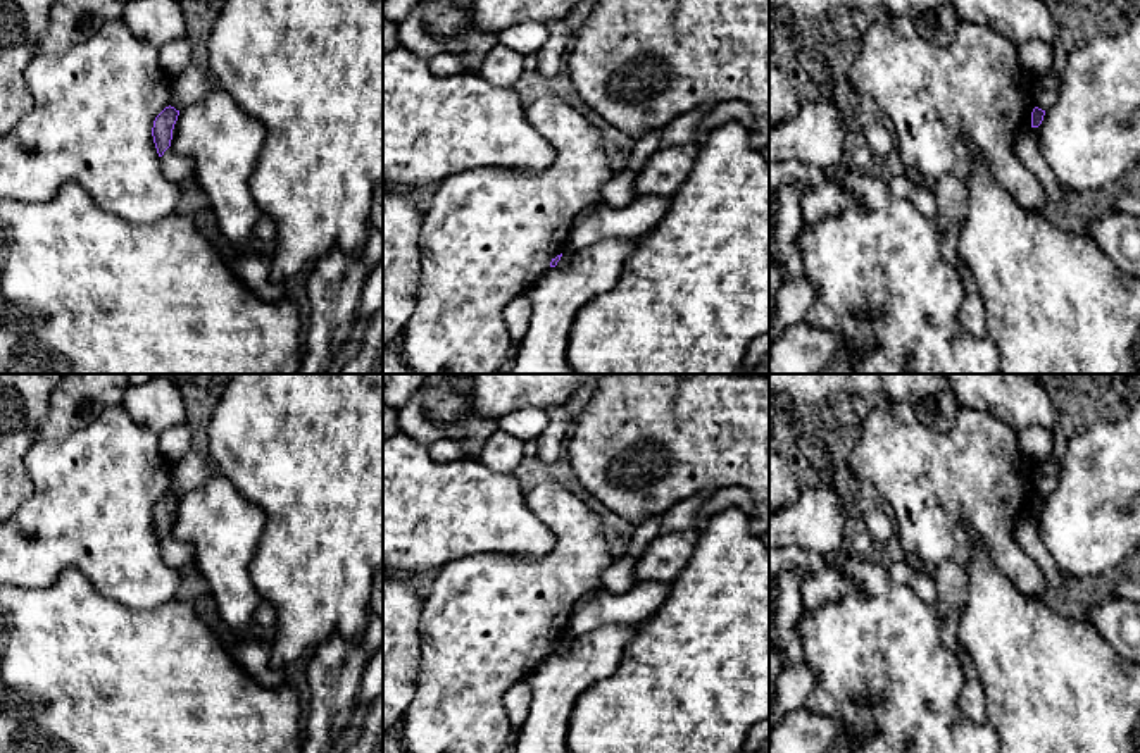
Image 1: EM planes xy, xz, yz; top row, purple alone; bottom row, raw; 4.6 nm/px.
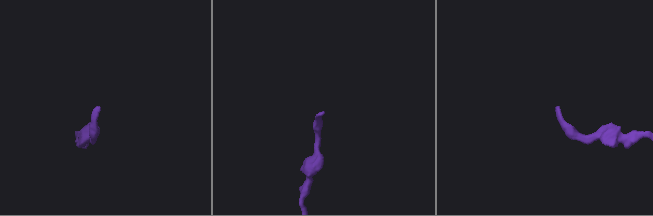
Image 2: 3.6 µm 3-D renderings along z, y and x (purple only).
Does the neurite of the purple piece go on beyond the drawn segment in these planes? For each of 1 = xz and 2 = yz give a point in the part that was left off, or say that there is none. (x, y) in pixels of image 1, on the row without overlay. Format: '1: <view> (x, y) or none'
1: none
2: none

